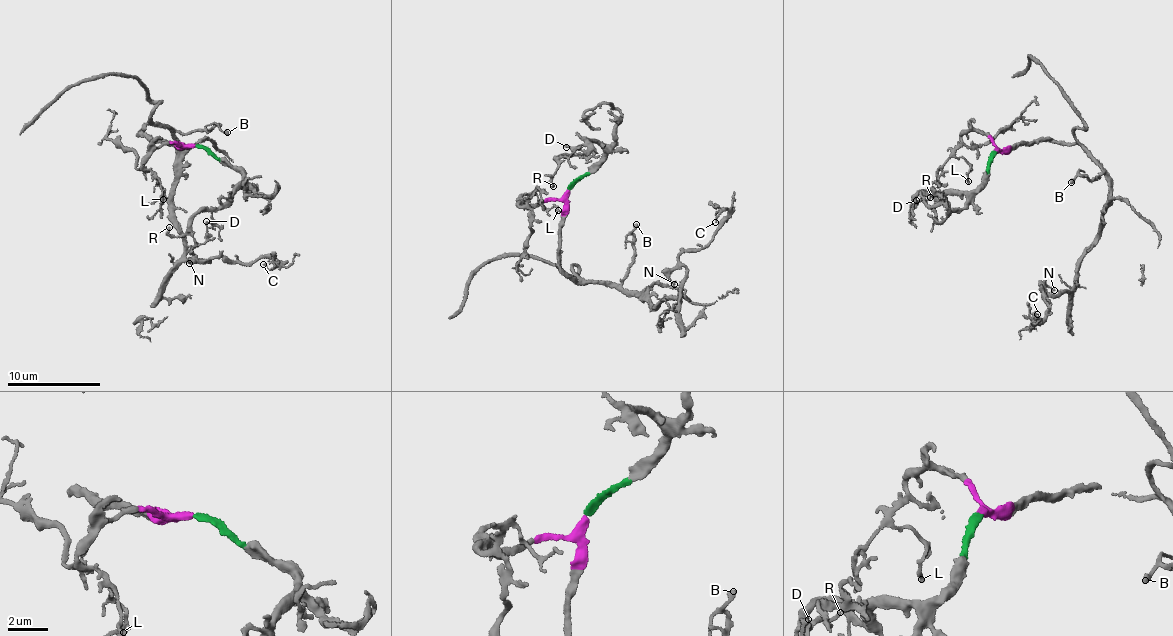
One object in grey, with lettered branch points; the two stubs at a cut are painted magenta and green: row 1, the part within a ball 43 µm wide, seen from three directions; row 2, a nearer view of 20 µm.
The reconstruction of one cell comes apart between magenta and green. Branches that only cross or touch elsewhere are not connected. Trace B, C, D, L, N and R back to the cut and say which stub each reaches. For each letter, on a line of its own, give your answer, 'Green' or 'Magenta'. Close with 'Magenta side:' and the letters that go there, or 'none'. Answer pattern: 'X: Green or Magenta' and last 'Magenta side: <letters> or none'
B: Magenta
C: Magenta
D: Green
L: Magenta
N: Magenta
R: Green
Magenta side: B, C, L, N

